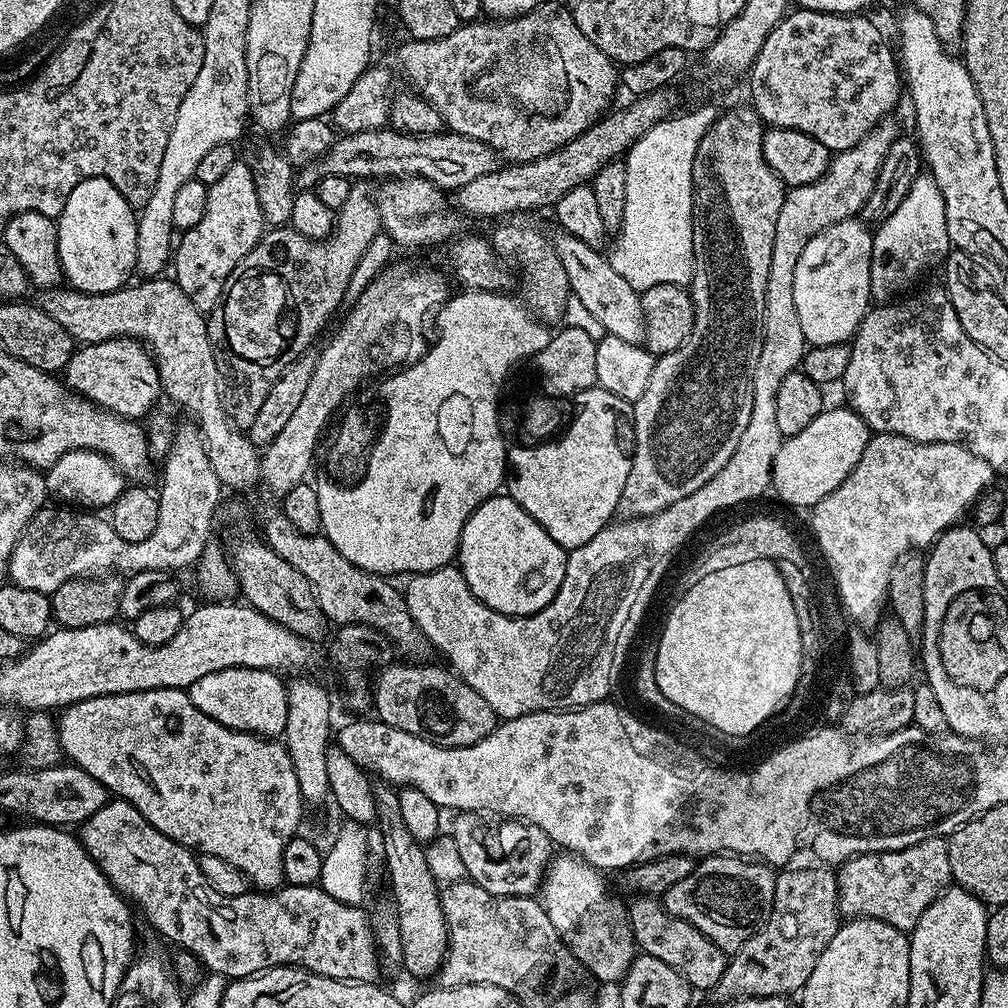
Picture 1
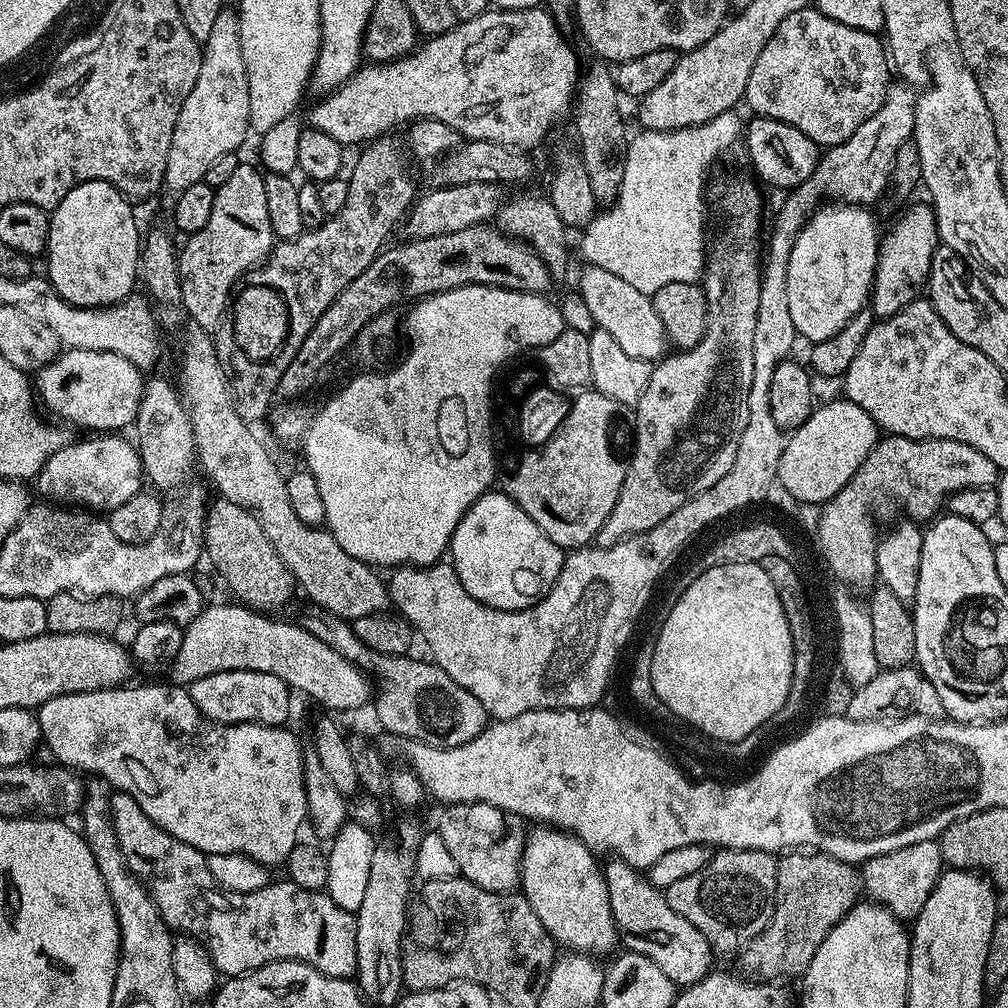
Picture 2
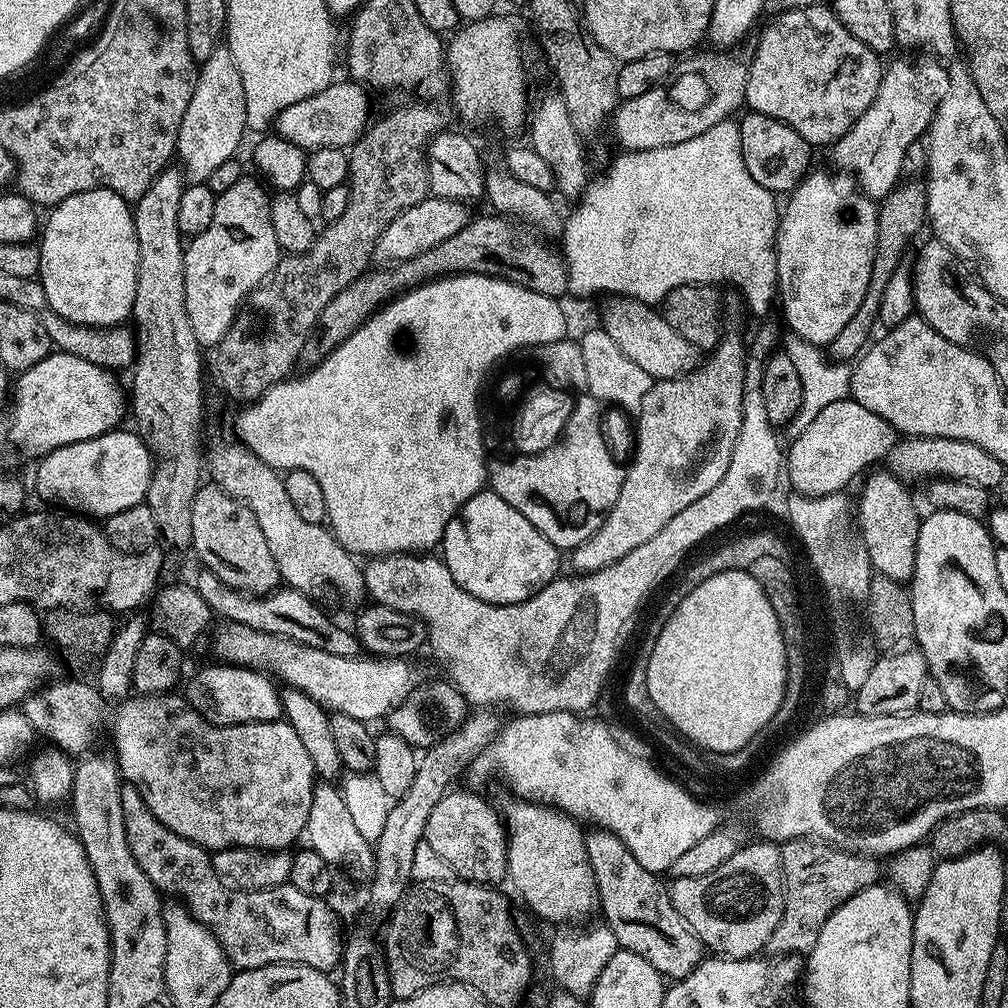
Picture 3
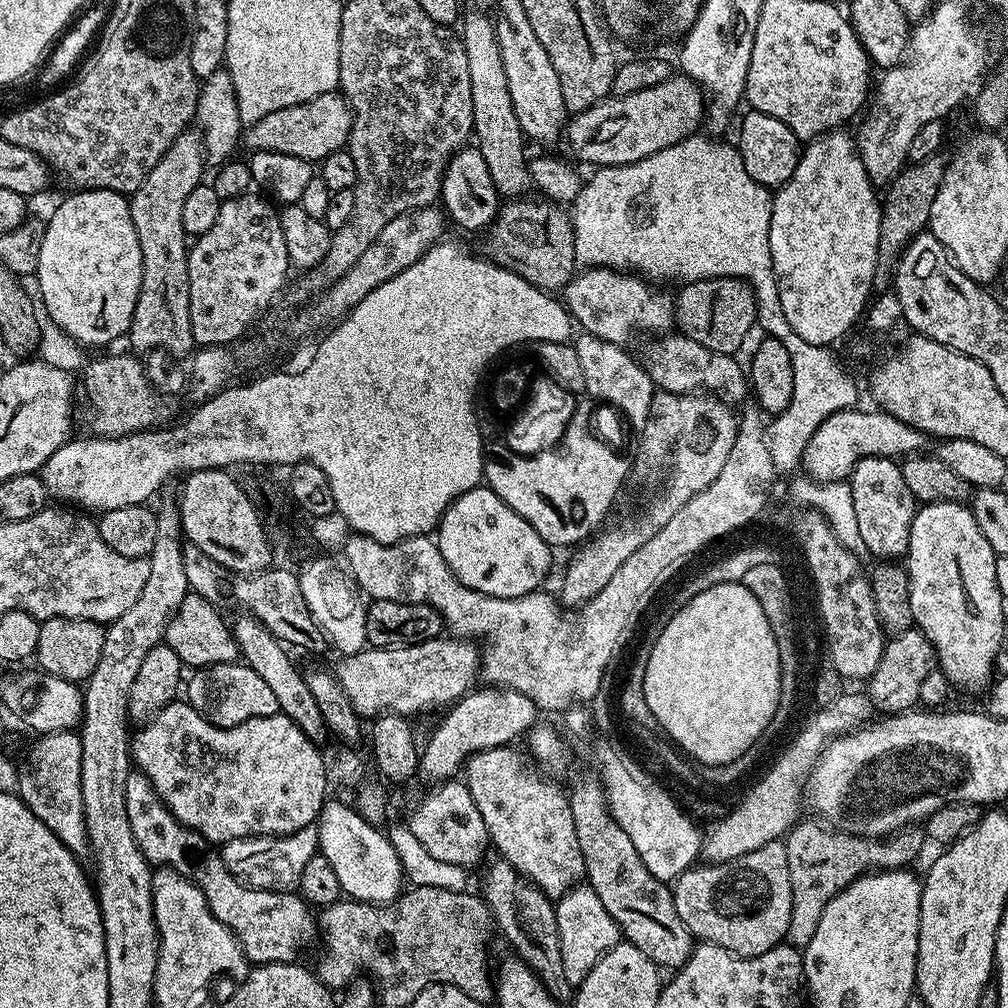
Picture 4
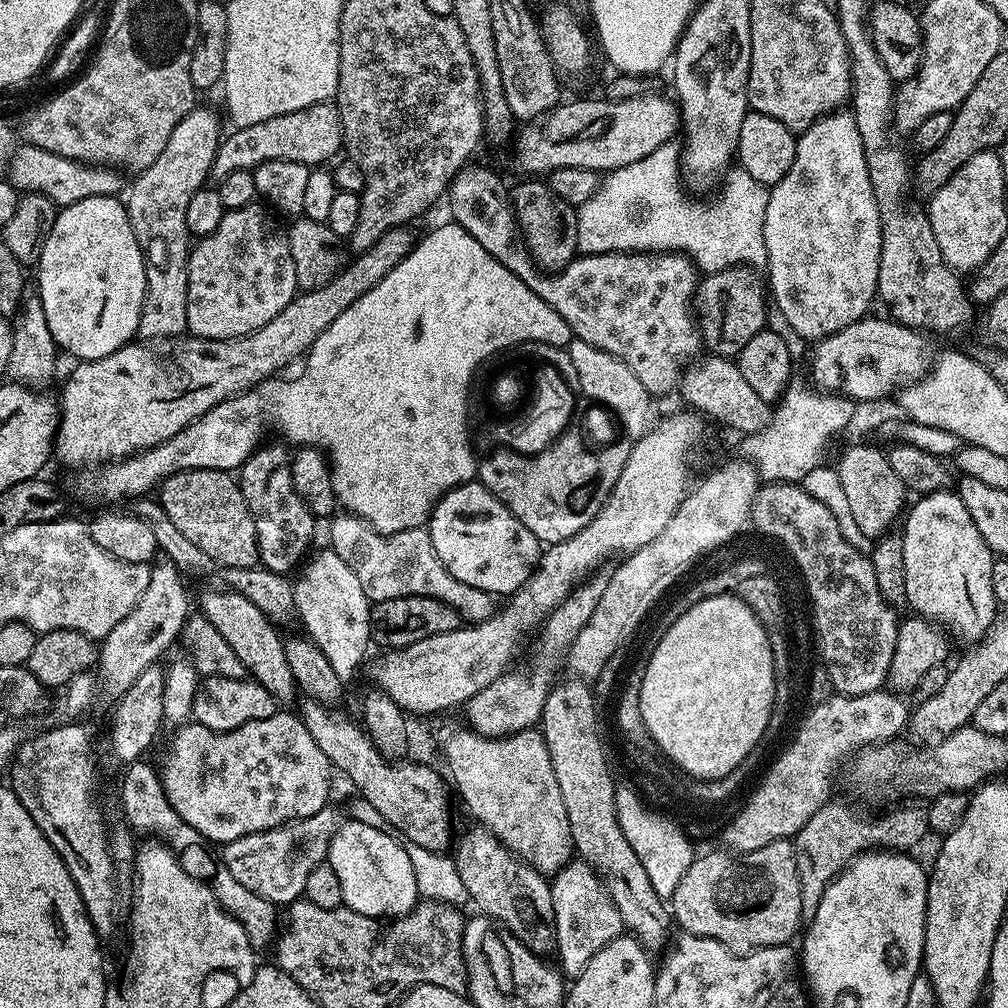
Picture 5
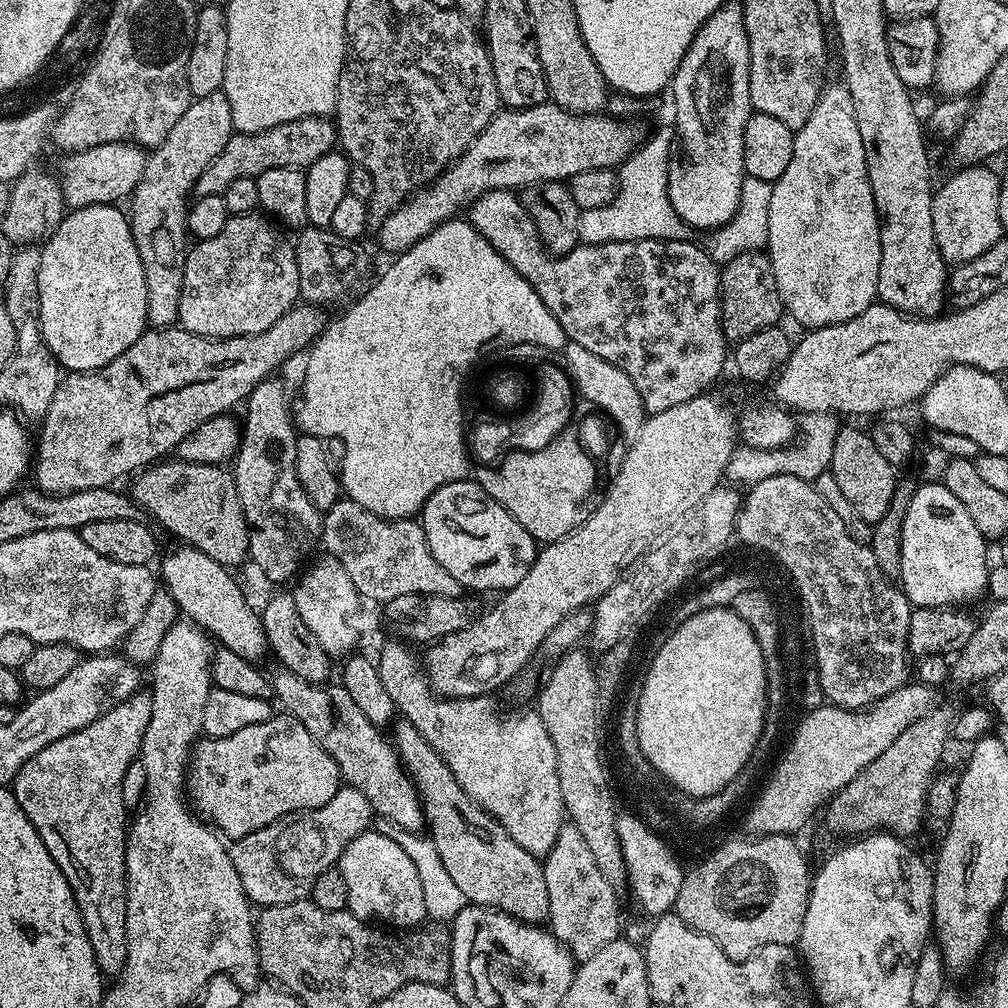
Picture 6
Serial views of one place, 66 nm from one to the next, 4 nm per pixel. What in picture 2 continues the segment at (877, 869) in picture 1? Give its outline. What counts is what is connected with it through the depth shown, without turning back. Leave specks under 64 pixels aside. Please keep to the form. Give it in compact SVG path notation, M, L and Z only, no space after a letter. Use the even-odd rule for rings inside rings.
M923 840L909 848L899 848L864 861L862 888L869 901L889 908L898 919L911 922L922 910L922 906L926 906L926 898L930 898L930 890L934 890L945 868L939 843L936 840Z

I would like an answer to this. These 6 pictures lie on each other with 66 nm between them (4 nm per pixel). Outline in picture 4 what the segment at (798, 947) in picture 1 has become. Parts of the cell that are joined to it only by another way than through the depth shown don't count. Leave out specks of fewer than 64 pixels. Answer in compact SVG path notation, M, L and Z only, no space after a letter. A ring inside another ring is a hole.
M801 819L783 841L786 846L786 862L790 862L790 886L792 887L792 909L786 940L793 946L806 945L810 942L810 938L814 938L814 930L818 930L818 918L822 918L822 910L826 910L829 902L842 890L846 890L846 886L853 884L859 876L894 868L907 869L919 858L920 851L923 850L924 844L926 845L926 832L920 826L903 828L892 833L891 836L869 838L842 832L839 828L833 828L819 819L811 819Z

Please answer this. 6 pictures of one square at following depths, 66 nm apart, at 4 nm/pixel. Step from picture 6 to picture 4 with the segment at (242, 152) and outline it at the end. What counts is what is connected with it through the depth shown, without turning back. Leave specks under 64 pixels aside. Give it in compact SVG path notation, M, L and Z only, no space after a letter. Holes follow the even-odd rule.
M339 91L318 94L310 102L298 102L298 106L286 106L258 118L242 132L243 147L252 152L277 152L309 162L325 160L330 154L341 151L347 145L352 129L352 109Z

